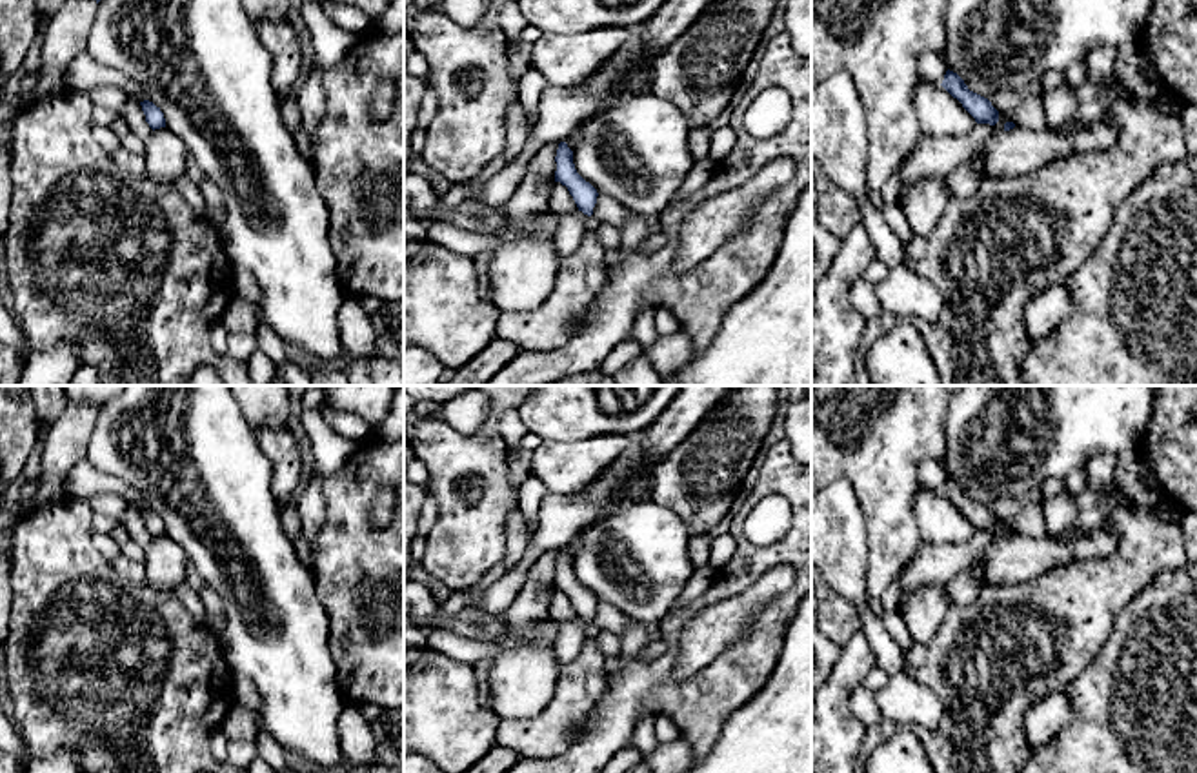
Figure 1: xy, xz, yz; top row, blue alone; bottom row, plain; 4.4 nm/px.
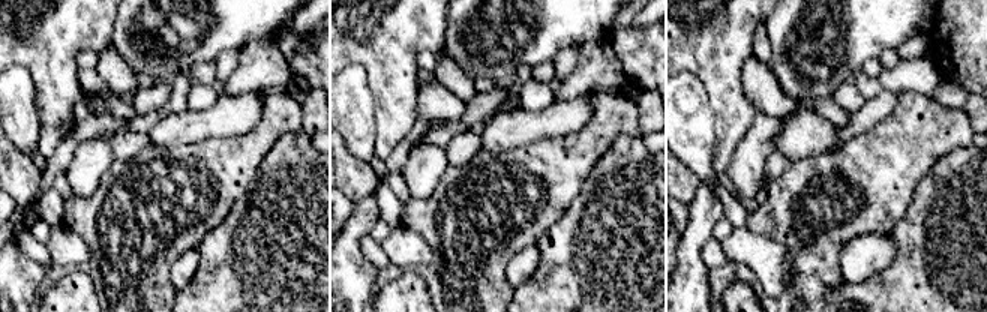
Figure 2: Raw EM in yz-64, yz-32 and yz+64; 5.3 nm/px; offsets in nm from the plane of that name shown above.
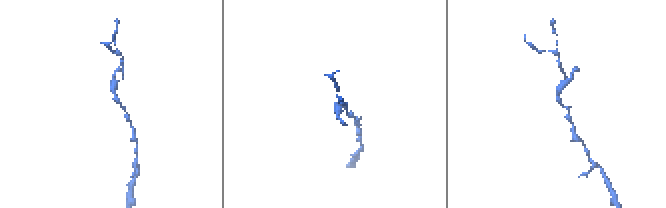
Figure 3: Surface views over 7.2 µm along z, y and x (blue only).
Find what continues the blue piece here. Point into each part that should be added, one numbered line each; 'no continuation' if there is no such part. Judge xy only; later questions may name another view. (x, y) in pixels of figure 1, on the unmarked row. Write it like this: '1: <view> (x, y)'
no continuation

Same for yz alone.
no continuation

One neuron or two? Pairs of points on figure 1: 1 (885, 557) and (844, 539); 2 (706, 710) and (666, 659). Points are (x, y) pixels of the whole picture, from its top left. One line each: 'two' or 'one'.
1: two
2: one

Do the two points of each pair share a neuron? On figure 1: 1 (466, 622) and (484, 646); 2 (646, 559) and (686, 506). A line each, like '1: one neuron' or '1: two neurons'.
1: two neurons
2: two neurons

